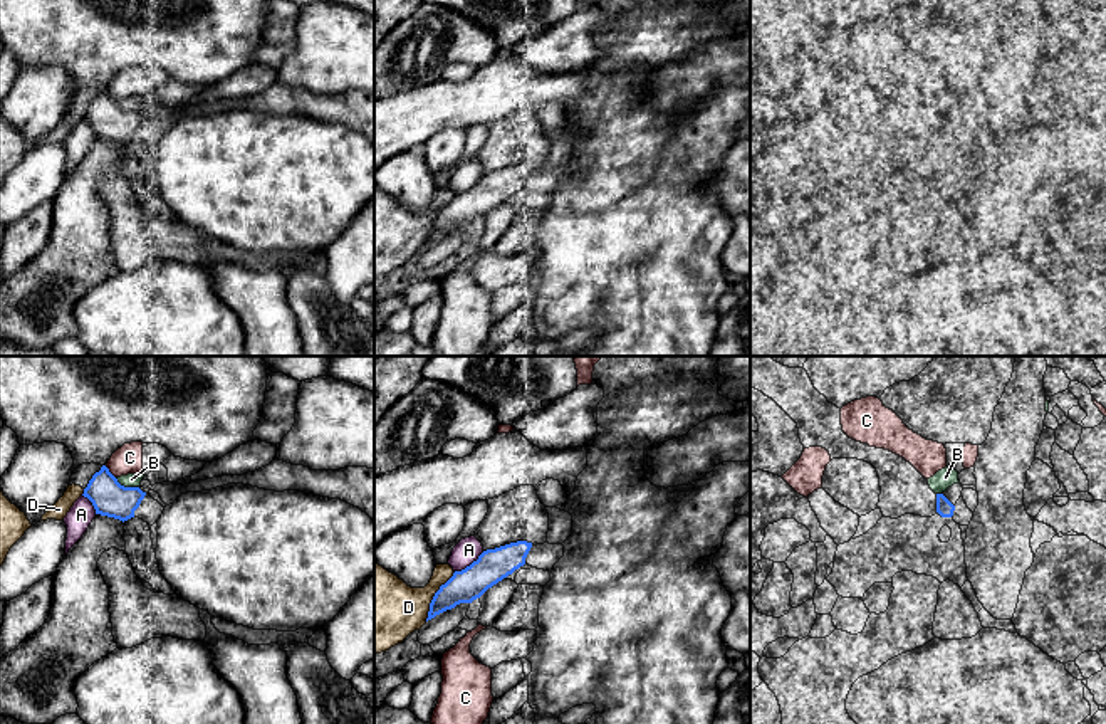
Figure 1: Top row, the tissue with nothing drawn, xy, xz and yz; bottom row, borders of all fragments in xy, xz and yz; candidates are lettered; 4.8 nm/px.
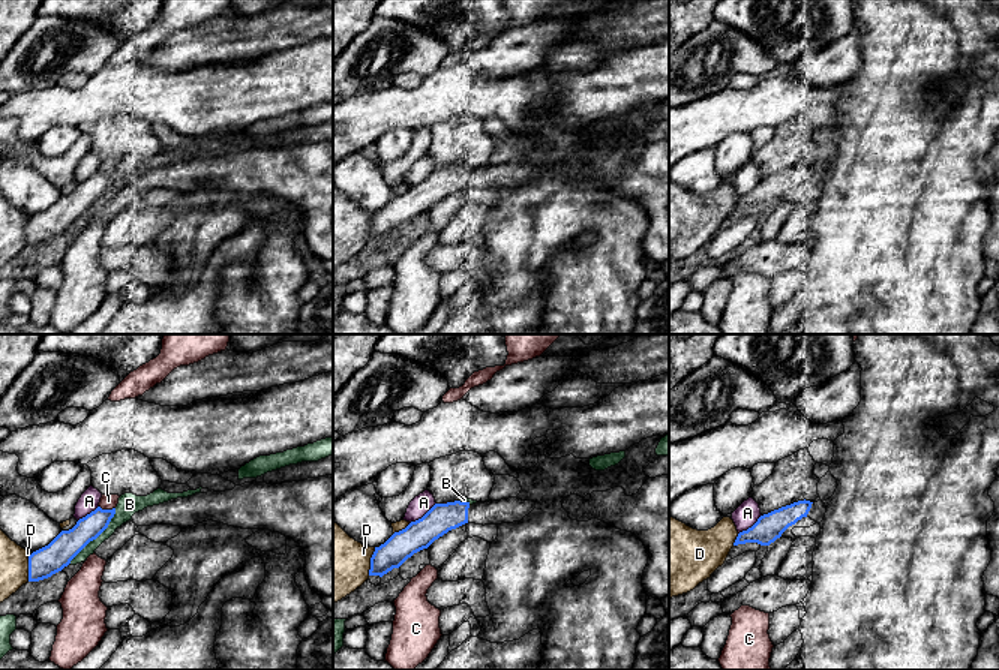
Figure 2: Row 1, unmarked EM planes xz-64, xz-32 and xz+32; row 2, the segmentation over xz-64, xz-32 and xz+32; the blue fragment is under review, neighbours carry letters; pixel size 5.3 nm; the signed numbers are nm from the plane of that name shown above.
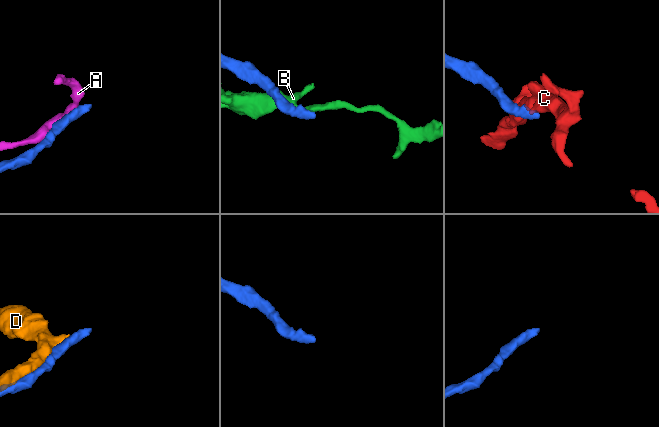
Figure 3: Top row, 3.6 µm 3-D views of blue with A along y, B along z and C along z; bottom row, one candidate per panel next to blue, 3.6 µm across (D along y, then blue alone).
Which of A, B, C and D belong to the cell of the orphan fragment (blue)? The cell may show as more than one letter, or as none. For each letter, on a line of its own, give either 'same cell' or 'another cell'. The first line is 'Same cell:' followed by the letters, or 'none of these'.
Same cell: none of these
A: another cell
B: another cell
C: another cell
D: another cell

